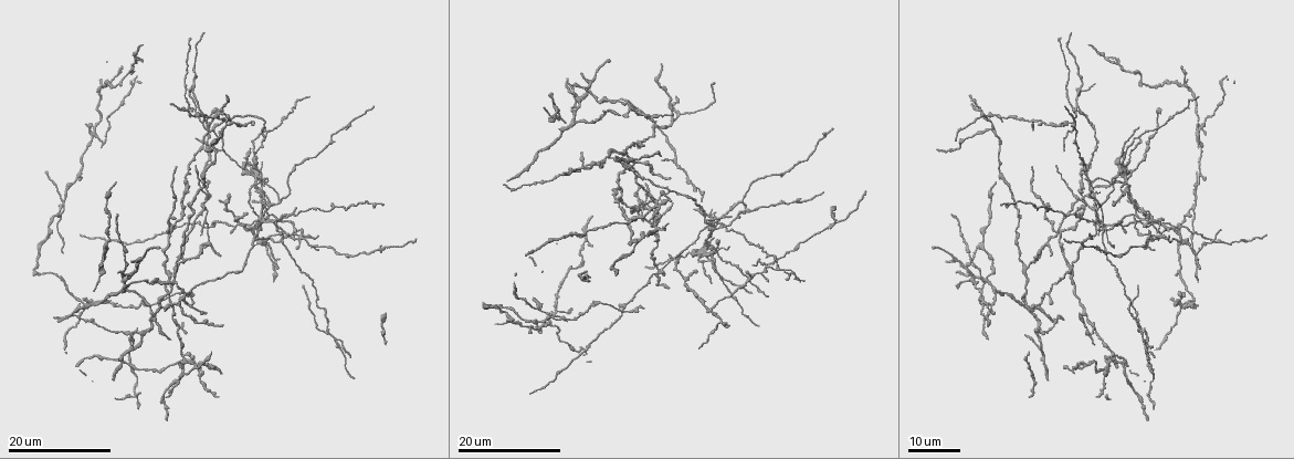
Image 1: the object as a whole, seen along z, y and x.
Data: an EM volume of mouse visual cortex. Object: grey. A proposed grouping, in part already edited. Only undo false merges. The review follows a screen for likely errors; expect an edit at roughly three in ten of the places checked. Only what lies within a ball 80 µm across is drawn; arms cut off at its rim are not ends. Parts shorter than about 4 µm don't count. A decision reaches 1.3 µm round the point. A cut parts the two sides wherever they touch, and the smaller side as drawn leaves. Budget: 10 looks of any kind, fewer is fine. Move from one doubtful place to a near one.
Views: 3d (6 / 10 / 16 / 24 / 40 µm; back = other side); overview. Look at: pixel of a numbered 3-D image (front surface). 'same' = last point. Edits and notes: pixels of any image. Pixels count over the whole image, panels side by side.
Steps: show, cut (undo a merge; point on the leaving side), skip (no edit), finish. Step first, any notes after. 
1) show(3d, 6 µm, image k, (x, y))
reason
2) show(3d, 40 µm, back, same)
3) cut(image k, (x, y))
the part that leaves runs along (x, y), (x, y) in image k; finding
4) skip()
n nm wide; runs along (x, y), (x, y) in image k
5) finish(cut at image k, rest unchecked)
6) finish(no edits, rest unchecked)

show(3d, 16 µm, image 1, (176, 268))
three-way junction

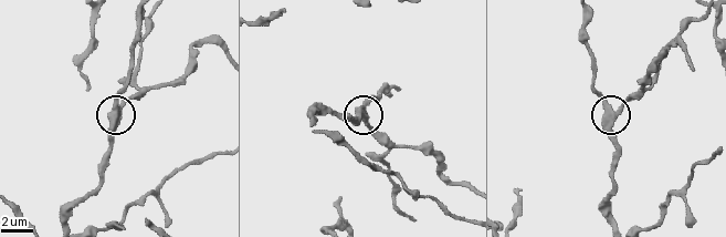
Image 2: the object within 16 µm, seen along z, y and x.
show(3d, 10 µm, image 2, (608, 113))

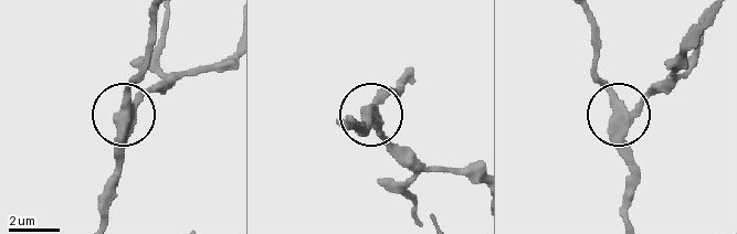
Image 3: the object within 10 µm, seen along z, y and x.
skip()
3 arms; continuous, no second neuron

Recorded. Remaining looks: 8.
show(3d, 24 µm, image 1, (996, 287))
four arms meet

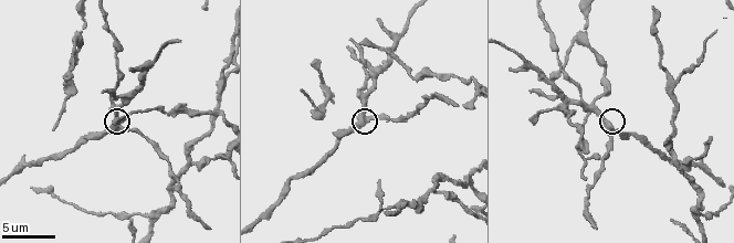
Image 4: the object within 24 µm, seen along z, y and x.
show(3d, 10 µm, image 4, (365, 117))
closer look

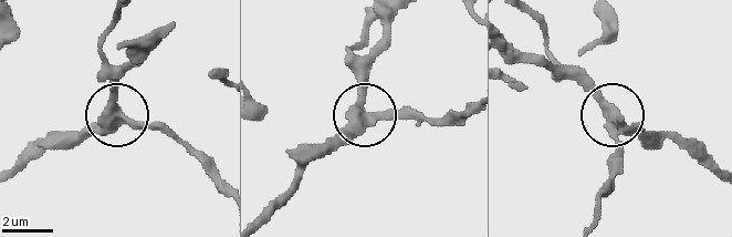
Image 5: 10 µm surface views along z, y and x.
skip()
runs along (261, 215), (306, 165), (363, 116), (418, 114) in image 5; one neuron here

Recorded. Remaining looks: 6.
show(3d, 6 µm, image 4, (581, 147))
three-way junction

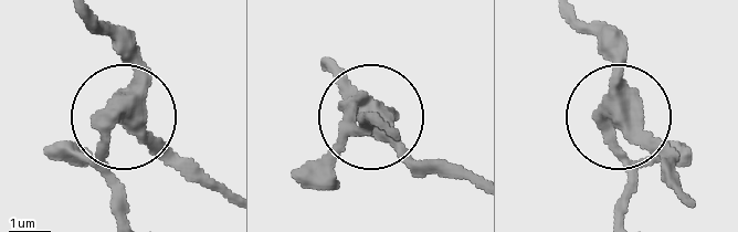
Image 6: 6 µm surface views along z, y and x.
show(3d, 6 µm, back, image 6, (625, 117))
other side

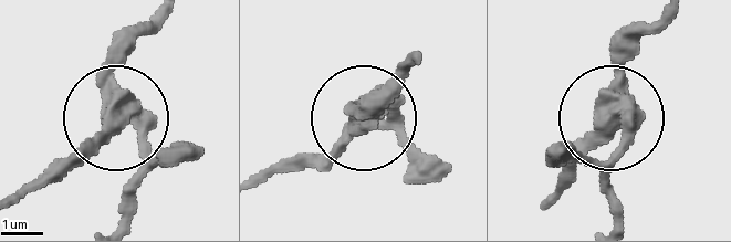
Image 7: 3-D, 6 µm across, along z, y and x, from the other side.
skip()
runs along (658, 19), (623, 72), (613, 114), (560, 174) in image 7; one neuron here

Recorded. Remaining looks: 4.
show(3d, 16 µm, image 1, (184, 229))
calibre changes

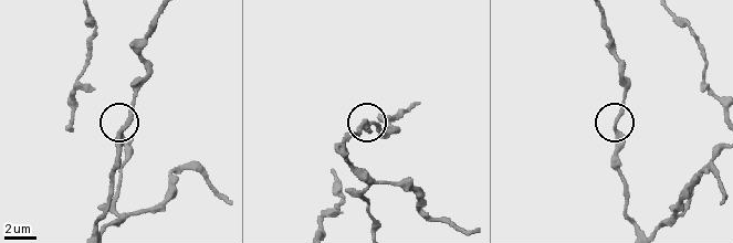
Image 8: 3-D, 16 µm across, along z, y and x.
show(3d, 10 µm, image 8, (128, 122))

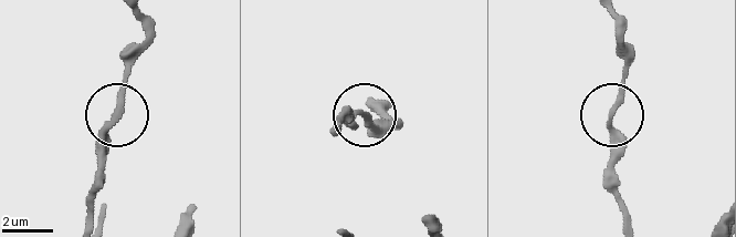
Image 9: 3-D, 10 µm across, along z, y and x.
skip()
runs along (84, 218), (96, 179), (96, 142), (122, 98), (122, 49) in image 9; all the same neuron

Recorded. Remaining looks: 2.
show(3d, 16 µm, image 1, (677, 112))
three-way junction

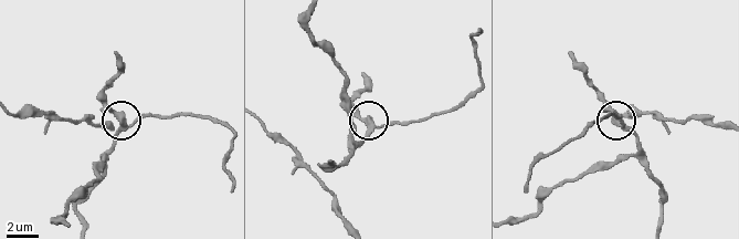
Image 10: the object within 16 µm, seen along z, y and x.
show(3d, 6 µm, image 10, (374, 127))

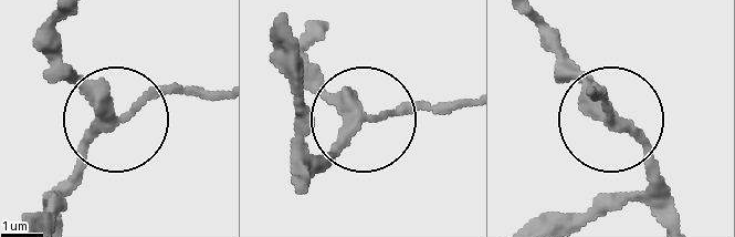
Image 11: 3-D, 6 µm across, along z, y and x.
cut(image 11, (170, 93))
280 nm wide; the part that leaves runs along (124, 122), (163, 93), (214, 90) in image 11; a second neuron is stuck on

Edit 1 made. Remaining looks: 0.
finish(cut at image 11, rest unchecked)

